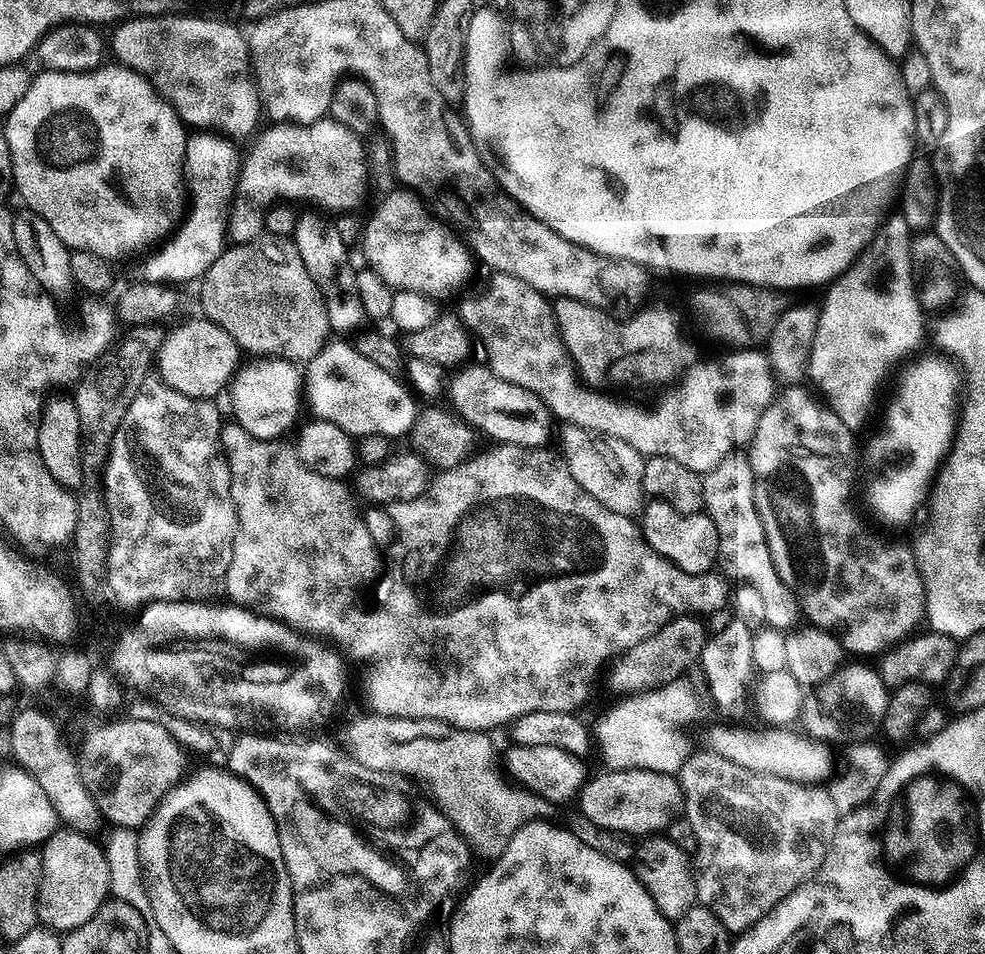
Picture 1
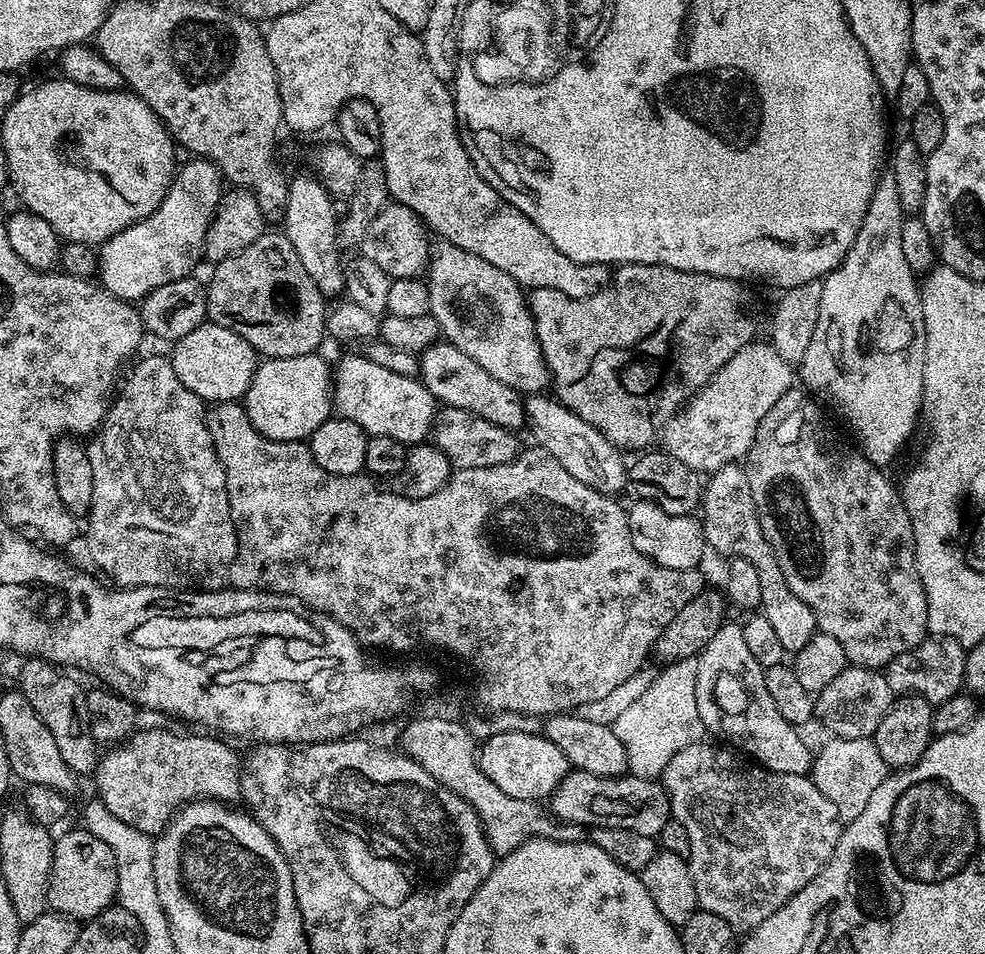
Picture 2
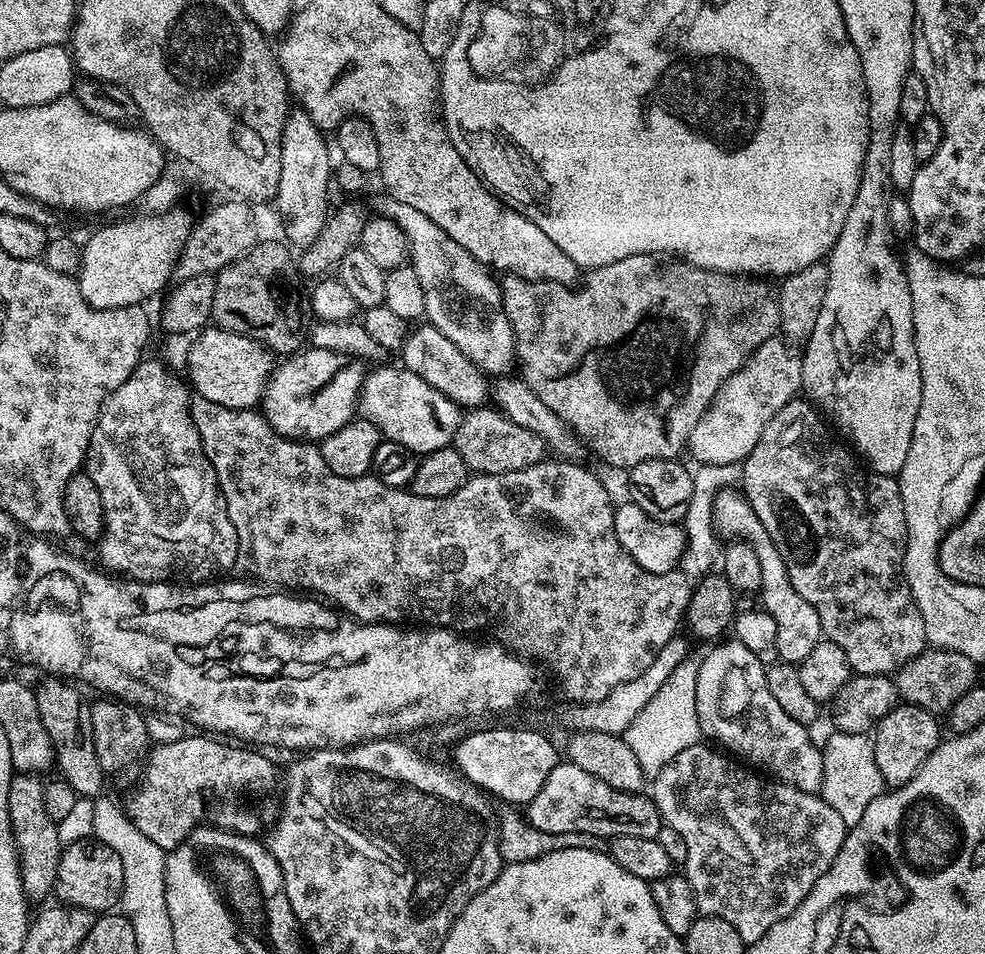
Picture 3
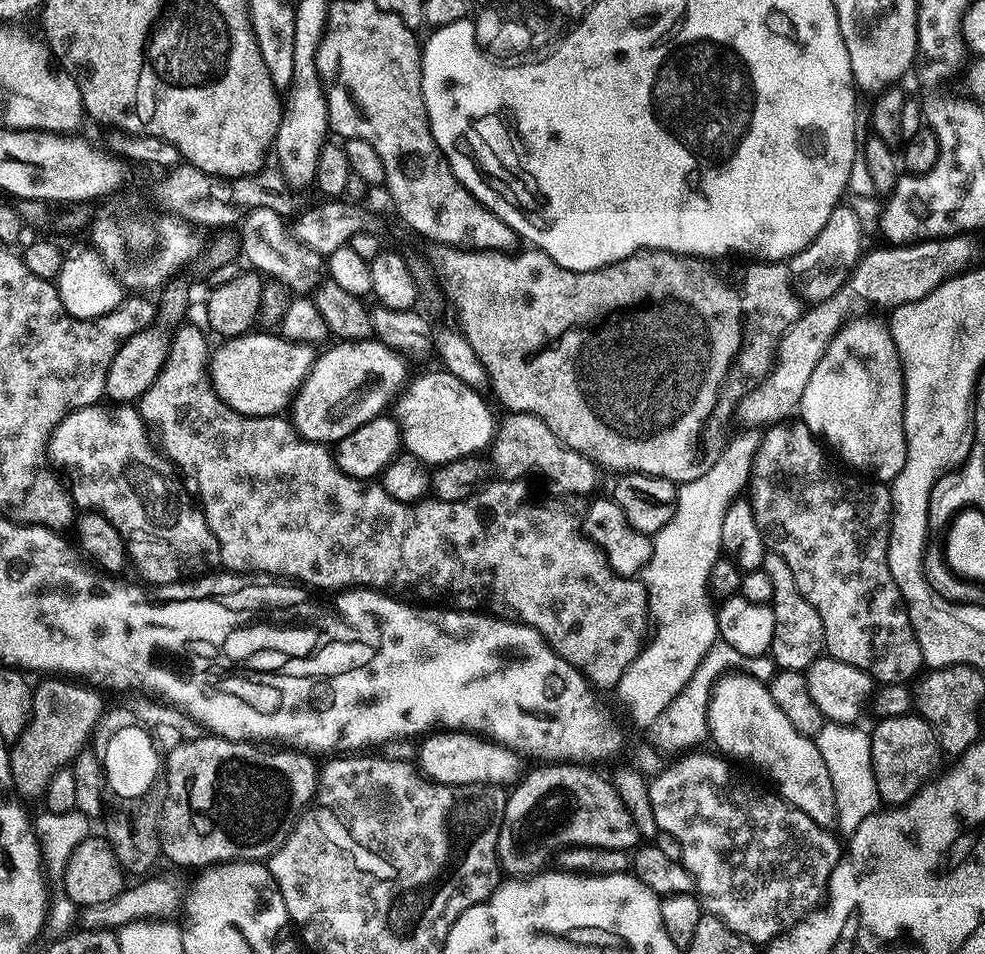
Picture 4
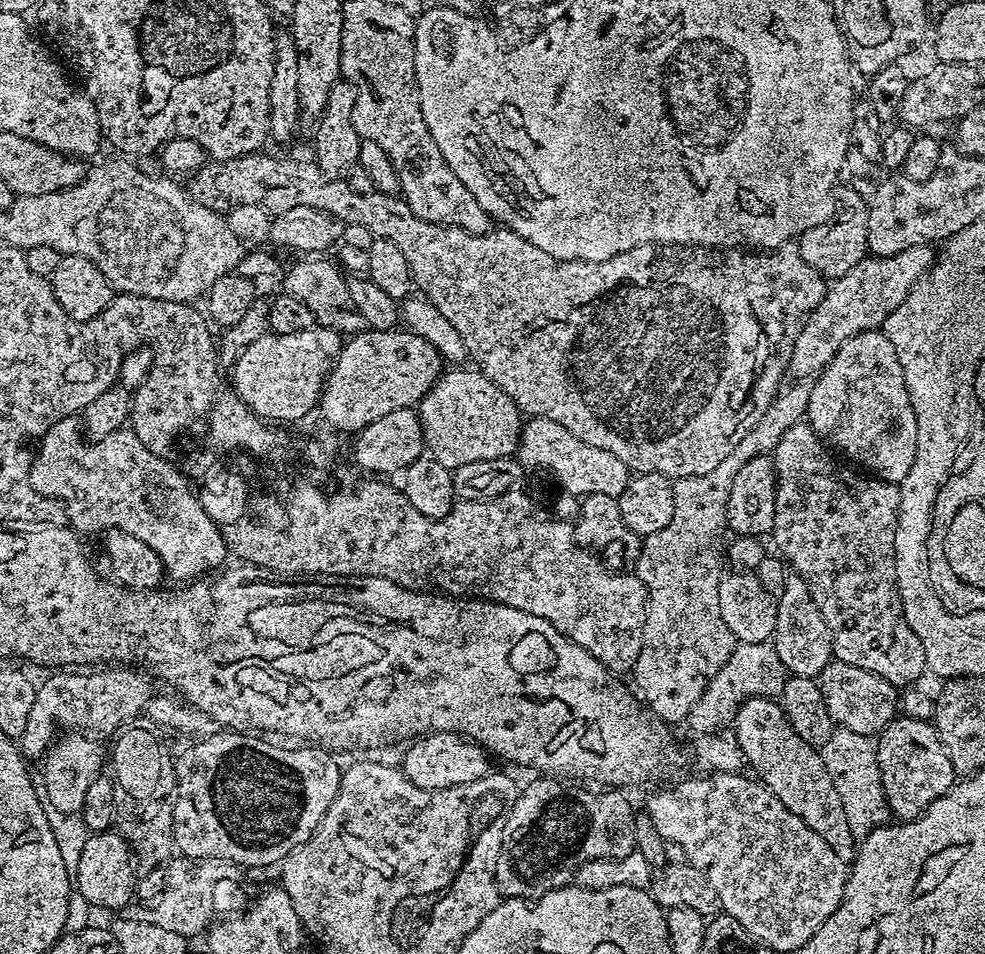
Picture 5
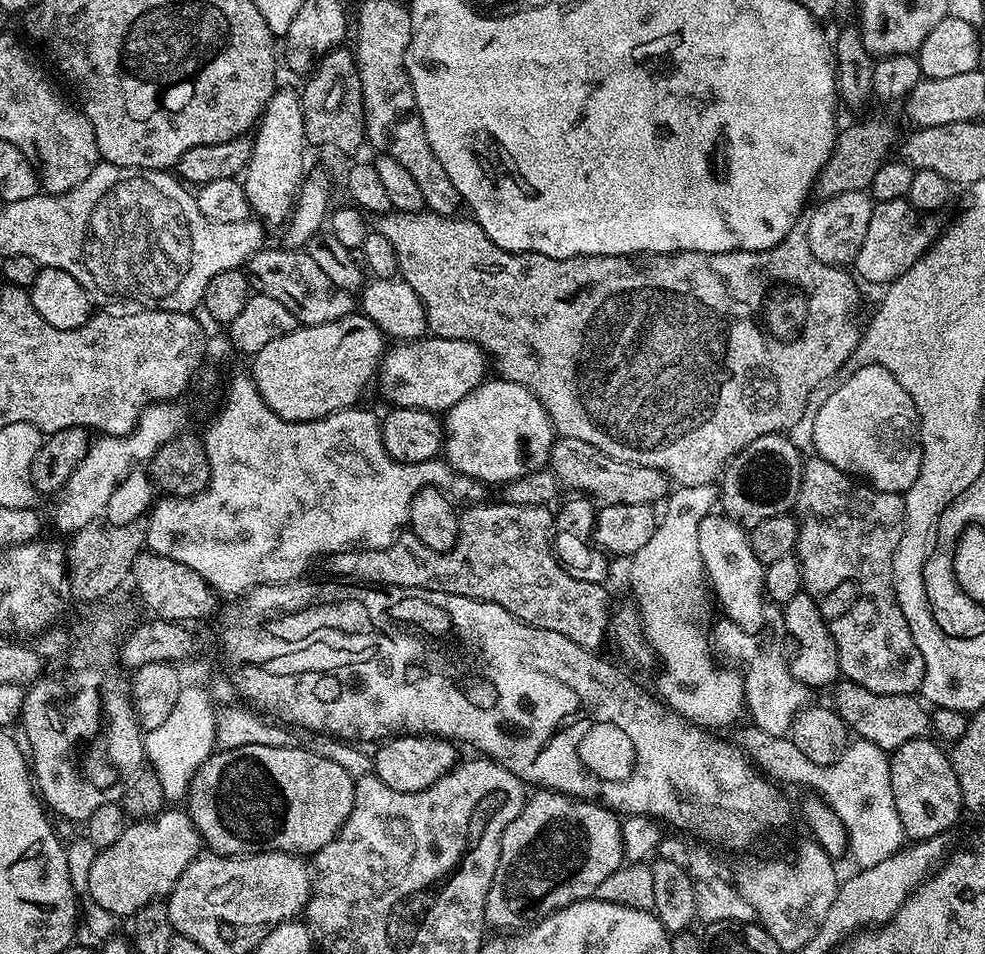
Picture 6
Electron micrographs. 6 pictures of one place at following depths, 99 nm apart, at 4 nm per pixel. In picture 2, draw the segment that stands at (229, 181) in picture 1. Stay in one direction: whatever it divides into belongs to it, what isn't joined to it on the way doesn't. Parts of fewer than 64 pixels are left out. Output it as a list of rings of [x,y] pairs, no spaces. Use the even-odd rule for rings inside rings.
[[[192,158],[189,161],[175,173],[168,193],[154,214],[99,245],[99,283],[119,300],[139,302],[156,287],[187,277],[196,259],[201,259],[204,236],[221,202],[222,177],[220,169],[210,160]]]

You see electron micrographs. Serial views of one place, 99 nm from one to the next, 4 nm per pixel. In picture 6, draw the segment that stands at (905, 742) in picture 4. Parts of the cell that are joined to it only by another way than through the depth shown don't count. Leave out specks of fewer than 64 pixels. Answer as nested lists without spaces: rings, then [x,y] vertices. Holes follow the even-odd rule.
[[[935,739],[911,740],[891,753],[890,786],[894,790],[894,806],[898,806],[898,818],[909,841],[945,835],[949,831],[947,828],[955,826],[960,812],[965,811],[962,790],[949,753]]]

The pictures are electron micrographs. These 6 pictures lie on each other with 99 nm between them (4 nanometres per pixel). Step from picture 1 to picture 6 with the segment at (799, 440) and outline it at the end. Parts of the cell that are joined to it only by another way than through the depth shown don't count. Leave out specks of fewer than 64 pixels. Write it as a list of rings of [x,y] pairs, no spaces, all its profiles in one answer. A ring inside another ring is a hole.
[[[805,459],[800,469],[800,492],[794,505],[798,513],[794,555],[803,591],[814,598],[834,638],[841,677],[866,686],[866,690],[874,690],[874,694],[910,696],[919,693],[920,683],[924,681],[922,654],[918,646],[914,646],[910,626],[898,606],[892,578],[892,560],[904,529],[904,497],[899,492],[879,492],[830,466],[830,462],[811,459]]]

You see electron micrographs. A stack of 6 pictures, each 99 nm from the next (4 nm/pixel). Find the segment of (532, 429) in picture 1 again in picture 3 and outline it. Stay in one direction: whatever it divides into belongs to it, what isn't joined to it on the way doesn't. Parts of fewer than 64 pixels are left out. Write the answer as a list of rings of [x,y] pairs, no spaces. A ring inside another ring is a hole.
[[[424,322],[417,328],[420,329],[417,332],[415,329],[404,339],[403,367],[430,382],[434,390],[438,390],[445,398],[459,404],[461,409],[471,410],[481,407],[490,396],[490,384],[485,373],[481,372],[480,367],[474,362],[470,362],[470,358],[466,358],[462,350],[458,350],[458,346],[454,346],[454,342],[446,338],[446,334],[439,332],[432,324]]]

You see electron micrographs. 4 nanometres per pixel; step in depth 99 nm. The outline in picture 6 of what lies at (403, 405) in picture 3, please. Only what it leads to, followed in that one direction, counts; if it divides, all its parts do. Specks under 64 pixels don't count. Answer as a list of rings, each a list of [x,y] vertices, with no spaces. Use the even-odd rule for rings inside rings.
[[[499,378],[485,379],[470,394],[466,394],[460,402],[448,409],[443,417],[444,443],[442,456],[453,472],[479,480],[485,485],[497,484],[503,486],[509,480],[522,478],[527,472],[535,472],[537,468],[545,467],[552,455],[554,429],[544,407],[536,396],[526,390],[526,386],[518,386],[509,380]]]

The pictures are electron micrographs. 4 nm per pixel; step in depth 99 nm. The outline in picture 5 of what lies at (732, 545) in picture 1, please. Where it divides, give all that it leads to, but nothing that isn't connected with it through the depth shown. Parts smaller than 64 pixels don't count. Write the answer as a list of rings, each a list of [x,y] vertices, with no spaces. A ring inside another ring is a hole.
[[[789,571],[786,582],[782,586],[782,594],[778,598],[776,609],[778,618],[770,642],[778,650],[778,658],[782,658],[785,668],[793,676],[819,677],[820,671],[834,659],[832,635],[818,606],[814,606],[806,582],[798,573]]]

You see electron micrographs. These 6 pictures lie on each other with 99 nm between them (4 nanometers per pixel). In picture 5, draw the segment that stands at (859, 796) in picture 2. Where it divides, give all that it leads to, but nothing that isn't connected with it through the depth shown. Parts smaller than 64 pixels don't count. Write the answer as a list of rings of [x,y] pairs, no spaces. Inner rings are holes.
[[[836,726],[818,751],[826,766],[826,774],[830,774],[830,782],[834,782],[834,790],[838,790],[838,798],[842,798],[842,810],[846,810],[846,823],[850,826],[853,841],[865,840],[874,829],[889,823],[888,799],[882,790],[875,739]]]

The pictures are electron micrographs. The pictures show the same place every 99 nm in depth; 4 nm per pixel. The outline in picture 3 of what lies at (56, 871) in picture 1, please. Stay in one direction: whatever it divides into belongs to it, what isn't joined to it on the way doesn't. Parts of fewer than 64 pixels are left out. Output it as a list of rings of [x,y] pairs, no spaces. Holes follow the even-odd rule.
[[[95,838],[63,845],[54,892],[57,897],[60,895],[64,899],[61,901],[65,905],[85,908],[93,914],[104,914],[119,905],[123,889],[122,858],[118,858],[113,848]]]

